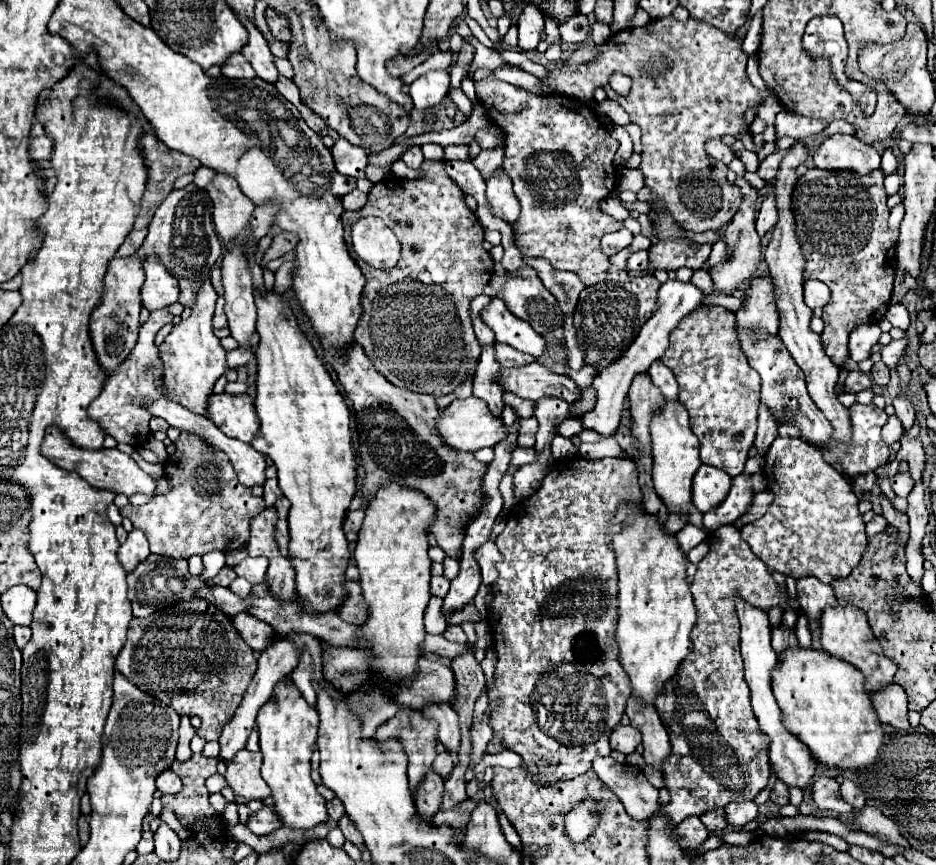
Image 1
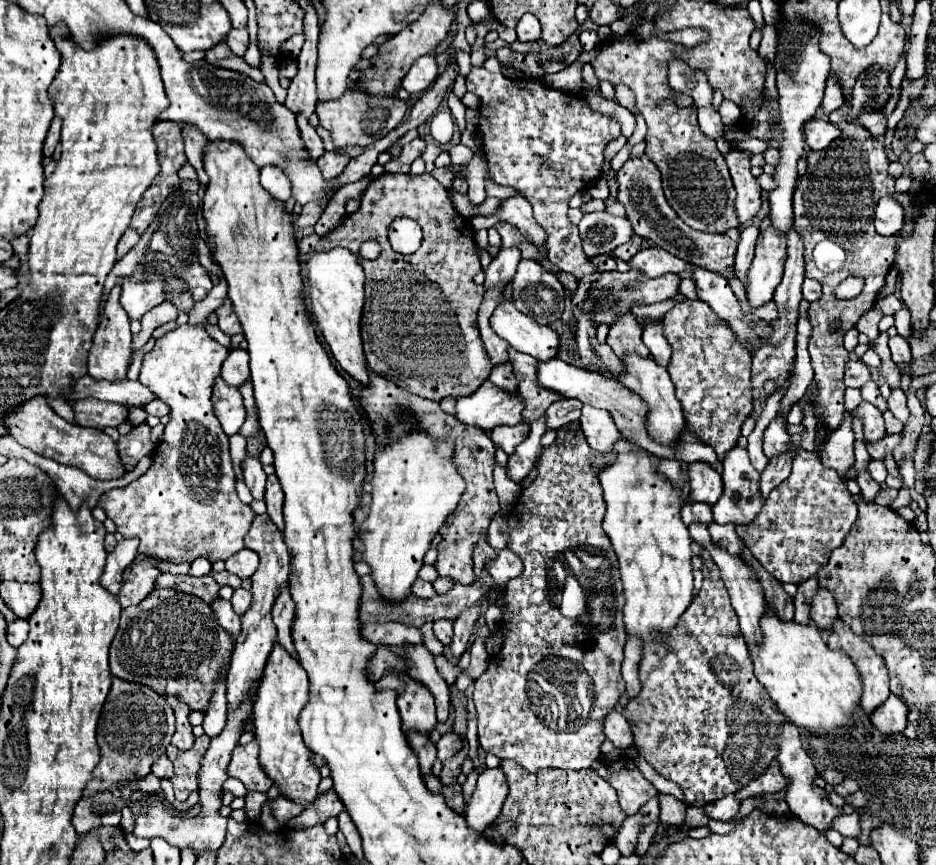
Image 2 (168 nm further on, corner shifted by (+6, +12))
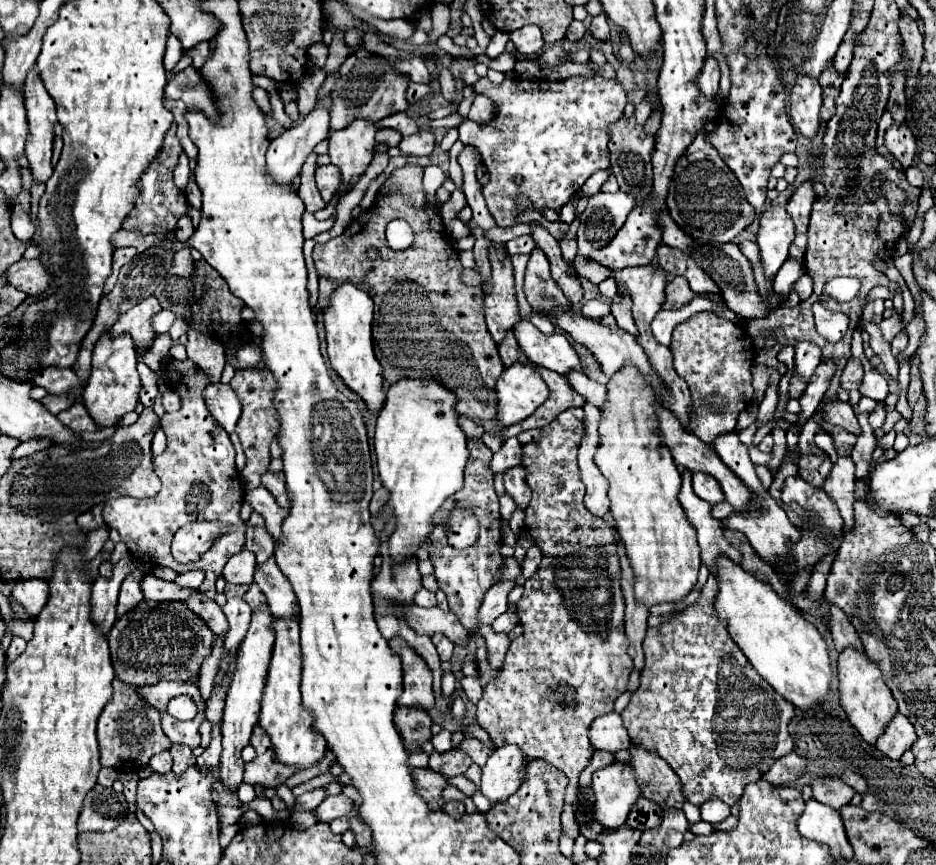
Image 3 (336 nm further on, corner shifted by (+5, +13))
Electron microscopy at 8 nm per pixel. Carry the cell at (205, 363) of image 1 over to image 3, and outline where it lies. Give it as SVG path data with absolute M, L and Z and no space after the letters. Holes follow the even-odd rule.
M168 359L164 365L166 379L170 387L180 395L182 407L176 413L166 413L160 421L168 445L162 455L154 457L154 471L162 481L158 495L150 499L136 497L116 497L104 503L104 523L118 529L120 539L128 545L130 555L140 563L170 567L178 573L202 569L206 579L200 587L210 599L216 597L216 579L222 573L226 561L244 547L246 521L240 517L242 507L242 487L238 481L238 471L234 465L234 447L228 433L216 423L212 413L208 413L204 403L204 389L212 383L210 375L200 369L192 359ZM194 521L220 521L228 525L228 531L216 539L216 543L190 565L180 565L172 553L170 543L178 527Z

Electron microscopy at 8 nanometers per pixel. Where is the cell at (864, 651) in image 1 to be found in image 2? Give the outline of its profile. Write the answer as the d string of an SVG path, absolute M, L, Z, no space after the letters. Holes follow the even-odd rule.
M835 620L827 644L831 650L843 650L853 660L863 682L863 694L859 706L867 716L871 716L875 708L879 708L883 700L887 700L891 694L887 666L883 658L875 654L875 650L865 640L855 636L851 628L847 628L847 624L843 624L841 620Z

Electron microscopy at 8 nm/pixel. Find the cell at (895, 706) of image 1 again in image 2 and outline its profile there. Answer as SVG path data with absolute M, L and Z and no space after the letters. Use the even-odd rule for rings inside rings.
M891 694L887 702L881 704L879 710L871 714L871 724L885 736L897 736L907 726L907 714L909 714L907 704L903 704L899 696Z

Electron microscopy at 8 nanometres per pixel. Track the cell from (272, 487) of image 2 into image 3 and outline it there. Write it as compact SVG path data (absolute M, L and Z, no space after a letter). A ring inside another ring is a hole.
M266 473L262 477L262 485L274 495L276 503L282 507L282 509L288 509L288 497L286 497L286 481L284 481L284 473Z

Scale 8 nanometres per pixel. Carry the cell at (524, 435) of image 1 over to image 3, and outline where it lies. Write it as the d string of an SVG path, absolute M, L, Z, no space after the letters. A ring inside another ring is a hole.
M510 437L502 443L500 451L494 453L490 467L494 473L504 473L506 469L520 463L522 463L522 443L516 437Z

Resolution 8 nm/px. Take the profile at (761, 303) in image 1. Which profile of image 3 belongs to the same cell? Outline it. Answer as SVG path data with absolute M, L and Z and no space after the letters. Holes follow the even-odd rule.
M770 207L760 215L760 229L756 243L766 279L774 279L778 269L788 259L788 247L794 239L794 223L784 207Z

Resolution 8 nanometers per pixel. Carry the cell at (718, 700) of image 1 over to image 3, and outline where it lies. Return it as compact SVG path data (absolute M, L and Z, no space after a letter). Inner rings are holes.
M708 577L698 601L660 627L650 627L644 637L646 667L640 677L640 687L632 693L630 703L622 711L624 727L634 745L656 751L680 777L684 797L702 805L708 799L722 799L734 805L748 783L760 781L776 759L792 753L794 741L788 725L794 717L794 707L784 701L748 663L746 655L728 635L728 627L714 611L718 581Z

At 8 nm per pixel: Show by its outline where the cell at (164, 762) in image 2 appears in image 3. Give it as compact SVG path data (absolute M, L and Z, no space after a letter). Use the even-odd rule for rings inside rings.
M164 751L164 753L158 753L150 759L150 767L156 771L156 773L170 773L172 771L172 755L170 751Z

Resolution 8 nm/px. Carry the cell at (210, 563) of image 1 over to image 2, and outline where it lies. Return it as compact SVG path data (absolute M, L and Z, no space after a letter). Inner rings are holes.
M199 558L189 568L189 576L207 576L207 574L211 574L211 562L209 560Z

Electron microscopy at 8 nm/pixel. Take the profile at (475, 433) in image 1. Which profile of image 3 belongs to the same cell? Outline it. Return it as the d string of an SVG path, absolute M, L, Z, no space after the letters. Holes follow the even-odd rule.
M514 363L496 381L496 397L496 423L508 427L530 417L548 399L548 387L532 363Z

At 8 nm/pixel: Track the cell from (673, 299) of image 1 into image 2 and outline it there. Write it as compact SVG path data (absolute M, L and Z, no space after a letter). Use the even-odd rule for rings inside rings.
M584 404L579 422L581 422L581 430L585 434L585 440L597 454L605 456L613 450L613 446L619 438L619 430L617 430L615 422L611 420L609 412L603 412L603 410L597 410L597 408Z

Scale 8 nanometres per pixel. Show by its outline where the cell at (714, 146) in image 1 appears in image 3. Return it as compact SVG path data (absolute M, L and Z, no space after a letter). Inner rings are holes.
M708 57L702 71L696 77L696 87L702 91L706 99L714 99L718 93L718 81L720 81L720 69L716 59Z

